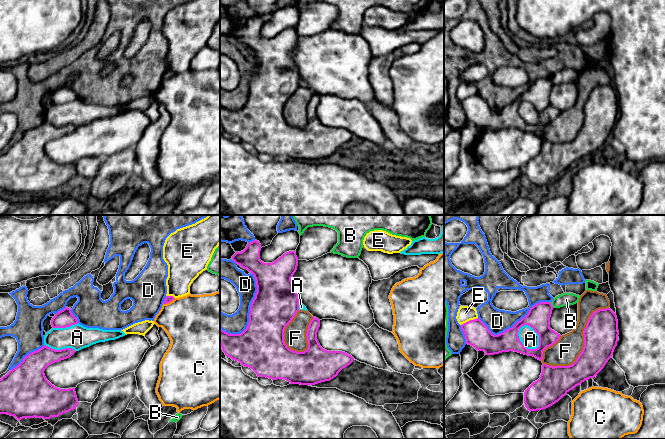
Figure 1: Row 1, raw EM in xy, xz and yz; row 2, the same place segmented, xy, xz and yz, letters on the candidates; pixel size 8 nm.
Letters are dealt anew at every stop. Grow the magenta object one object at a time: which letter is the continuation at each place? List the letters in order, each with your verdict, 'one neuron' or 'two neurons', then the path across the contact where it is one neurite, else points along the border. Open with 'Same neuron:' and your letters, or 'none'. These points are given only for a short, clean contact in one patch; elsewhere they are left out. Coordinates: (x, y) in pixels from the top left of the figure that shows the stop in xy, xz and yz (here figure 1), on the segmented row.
Same neuron: none
A: two neurons
B: two neurons
C: two neurons
D: two neurons
E: two neurons
F: two neurons

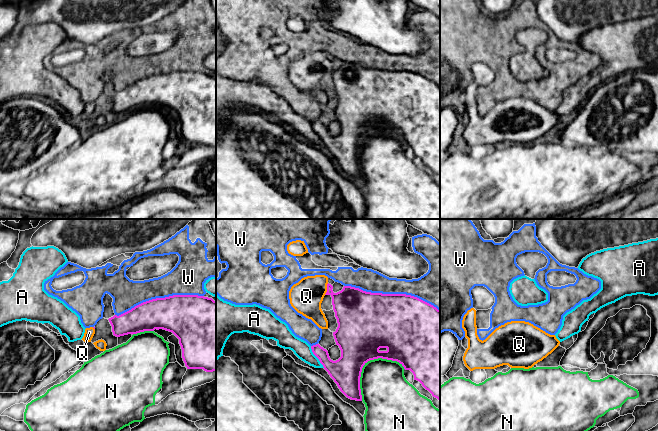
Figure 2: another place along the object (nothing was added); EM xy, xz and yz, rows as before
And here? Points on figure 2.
Same neuron: Q
A: two neurons
N: two neurons
Q: one neuron
W: two neurons

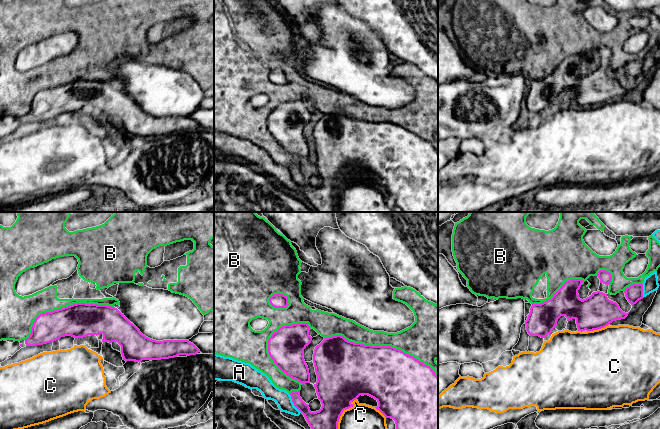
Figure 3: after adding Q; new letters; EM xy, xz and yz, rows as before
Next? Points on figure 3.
Same neuron: none
A: two neurons
B: two neurons
C: two neurons

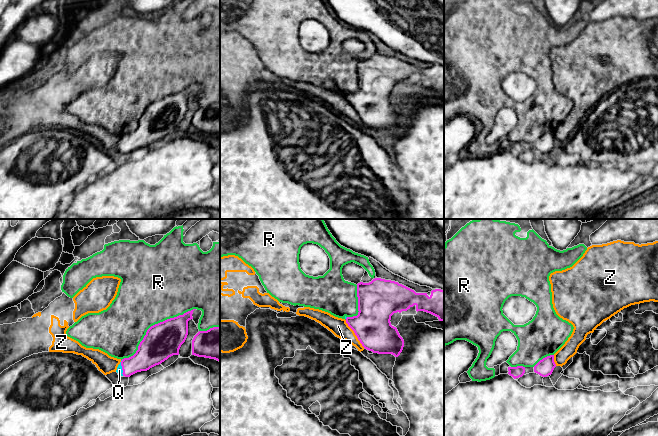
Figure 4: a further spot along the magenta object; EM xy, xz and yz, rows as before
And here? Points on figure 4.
Same neuron: Q
Q: one neuron; way xy (149, 354), (141, 361), (122, 368), (119, 370)
R: two neurons
Z: two neurons

